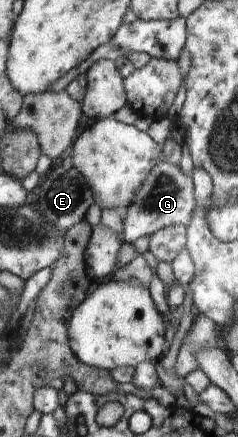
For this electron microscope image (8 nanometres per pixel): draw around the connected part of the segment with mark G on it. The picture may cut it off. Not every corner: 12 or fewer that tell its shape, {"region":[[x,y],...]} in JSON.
{"region":[[164,159],[122,213],[133,244],[163,227],[187,227],[193,180]]}

